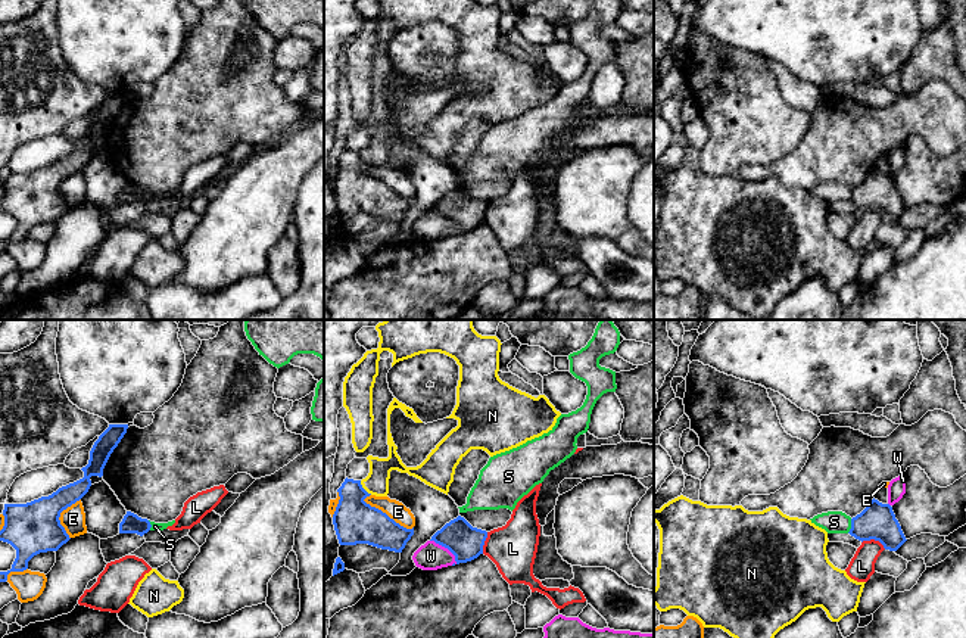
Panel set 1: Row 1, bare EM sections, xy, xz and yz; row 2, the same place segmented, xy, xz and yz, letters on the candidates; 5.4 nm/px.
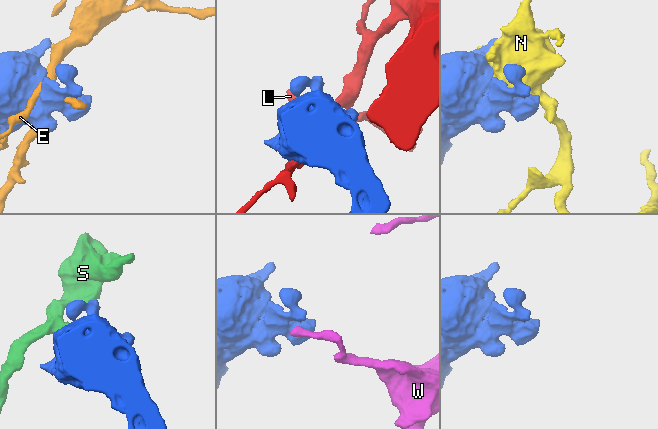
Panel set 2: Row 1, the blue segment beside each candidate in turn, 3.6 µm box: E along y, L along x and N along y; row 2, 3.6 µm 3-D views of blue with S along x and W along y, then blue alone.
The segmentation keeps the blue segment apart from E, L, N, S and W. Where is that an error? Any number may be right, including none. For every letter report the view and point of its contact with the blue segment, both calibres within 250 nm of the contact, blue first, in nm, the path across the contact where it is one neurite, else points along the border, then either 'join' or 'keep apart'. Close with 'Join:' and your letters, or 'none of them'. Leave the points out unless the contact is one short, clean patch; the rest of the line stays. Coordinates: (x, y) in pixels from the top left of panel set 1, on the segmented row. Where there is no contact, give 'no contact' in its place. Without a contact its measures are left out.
E: meets blue in xz at (386, 514); 240 nm thick on the blue side, 100 nm on the other; keep apart
L: meets blue in yz at (873, 538); 200 nm thick on the blue side, 140 nm on the other; keep apart
N: meets blue in xz at (362, 488); 240 nm thick on the blue side, 130 nm on the other; border along xz (360, 481), (371, 494); keep apart
S: meets blue in yz at (851, 526); 200 nm thick on the blue side, 130 nm on the other; border along yz (851, 519), (851, 528), (847, 532); keep apart
W: meets blue in xz at (446, 547); 190 nm thick on the blue side, 150 nm on the other; border along xz (430, 540), (443, 545), (457, 563); keep apart
Join: none of them

